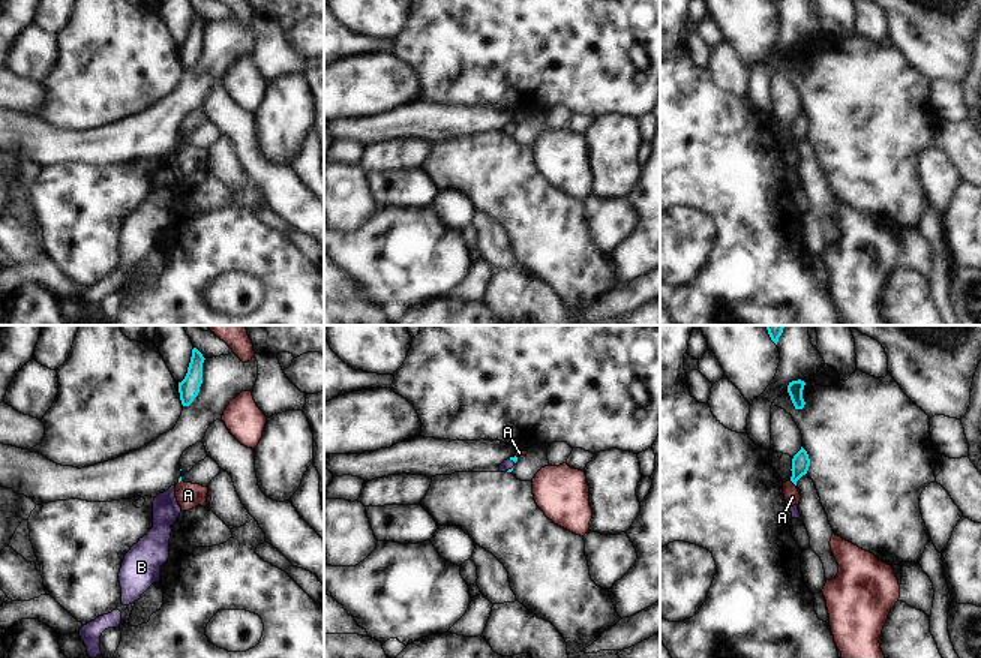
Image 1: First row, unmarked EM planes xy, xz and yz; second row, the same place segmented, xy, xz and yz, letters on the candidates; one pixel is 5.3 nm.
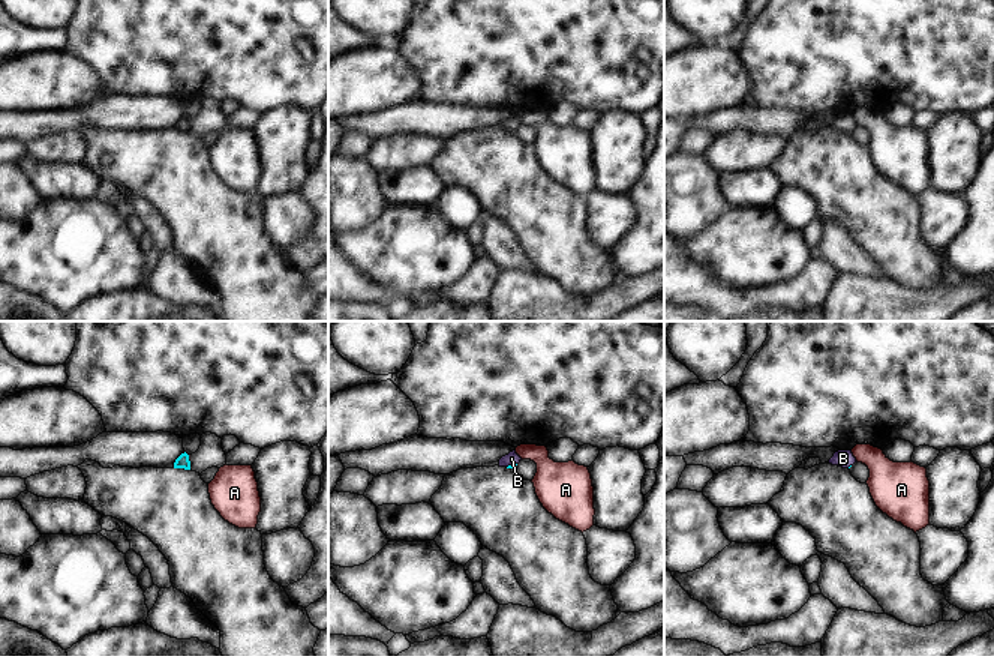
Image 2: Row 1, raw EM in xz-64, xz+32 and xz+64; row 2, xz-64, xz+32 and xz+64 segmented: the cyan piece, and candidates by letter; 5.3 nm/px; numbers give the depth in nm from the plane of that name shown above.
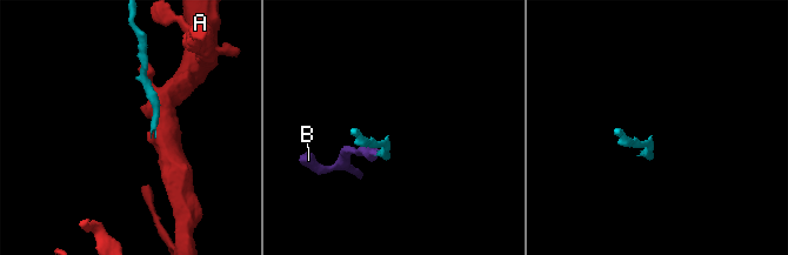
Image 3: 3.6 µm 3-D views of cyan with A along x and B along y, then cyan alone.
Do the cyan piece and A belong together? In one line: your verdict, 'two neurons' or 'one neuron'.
two neurons

